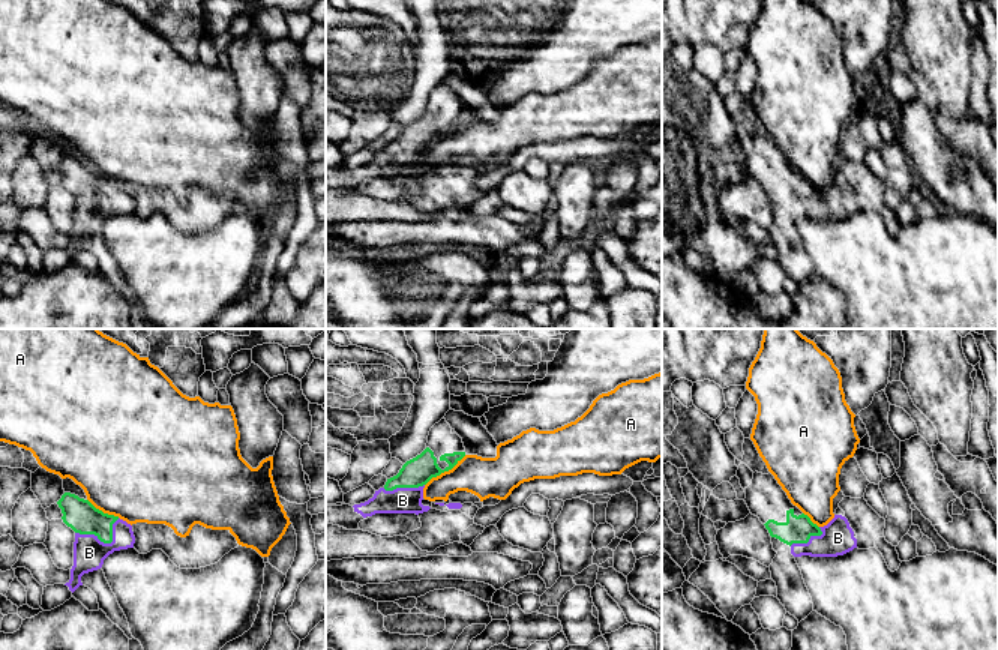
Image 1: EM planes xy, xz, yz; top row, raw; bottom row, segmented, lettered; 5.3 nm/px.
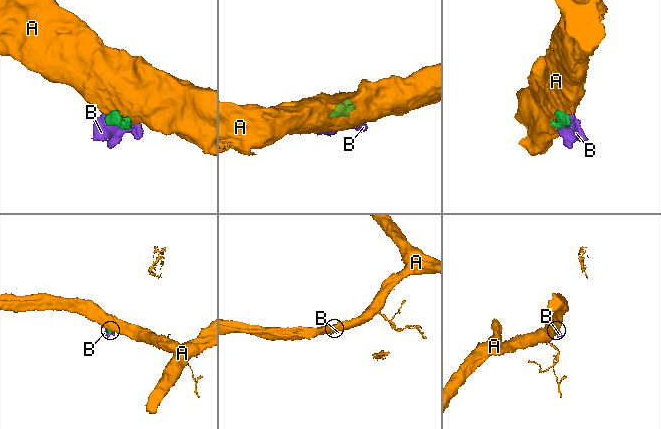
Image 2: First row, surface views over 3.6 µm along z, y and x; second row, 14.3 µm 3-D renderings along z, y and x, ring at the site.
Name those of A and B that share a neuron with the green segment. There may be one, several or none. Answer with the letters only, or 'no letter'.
B

